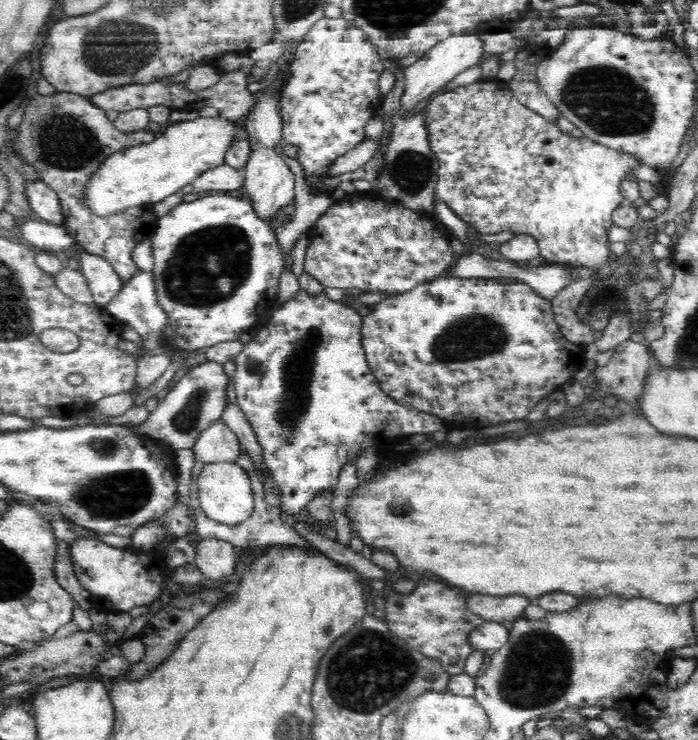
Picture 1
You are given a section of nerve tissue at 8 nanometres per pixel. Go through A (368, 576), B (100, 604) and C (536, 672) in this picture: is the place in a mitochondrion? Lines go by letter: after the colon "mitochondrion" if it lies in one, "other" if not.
A: other
B: other
C: mitochondrion

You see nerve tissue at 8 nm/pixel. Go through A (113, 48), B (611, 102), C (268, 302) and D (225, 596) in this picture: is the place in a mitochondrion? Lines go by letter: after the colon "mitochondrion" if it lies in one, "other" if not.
A: mitochondrion
B: mitochondrion
C: other
D: other

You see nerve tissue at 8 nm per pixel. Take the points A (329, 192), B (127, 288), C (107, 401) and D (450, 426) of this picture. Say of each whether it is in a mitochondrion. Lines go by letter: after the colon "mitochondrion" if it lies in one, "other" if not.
A: other
B: other
C: other
D: other

